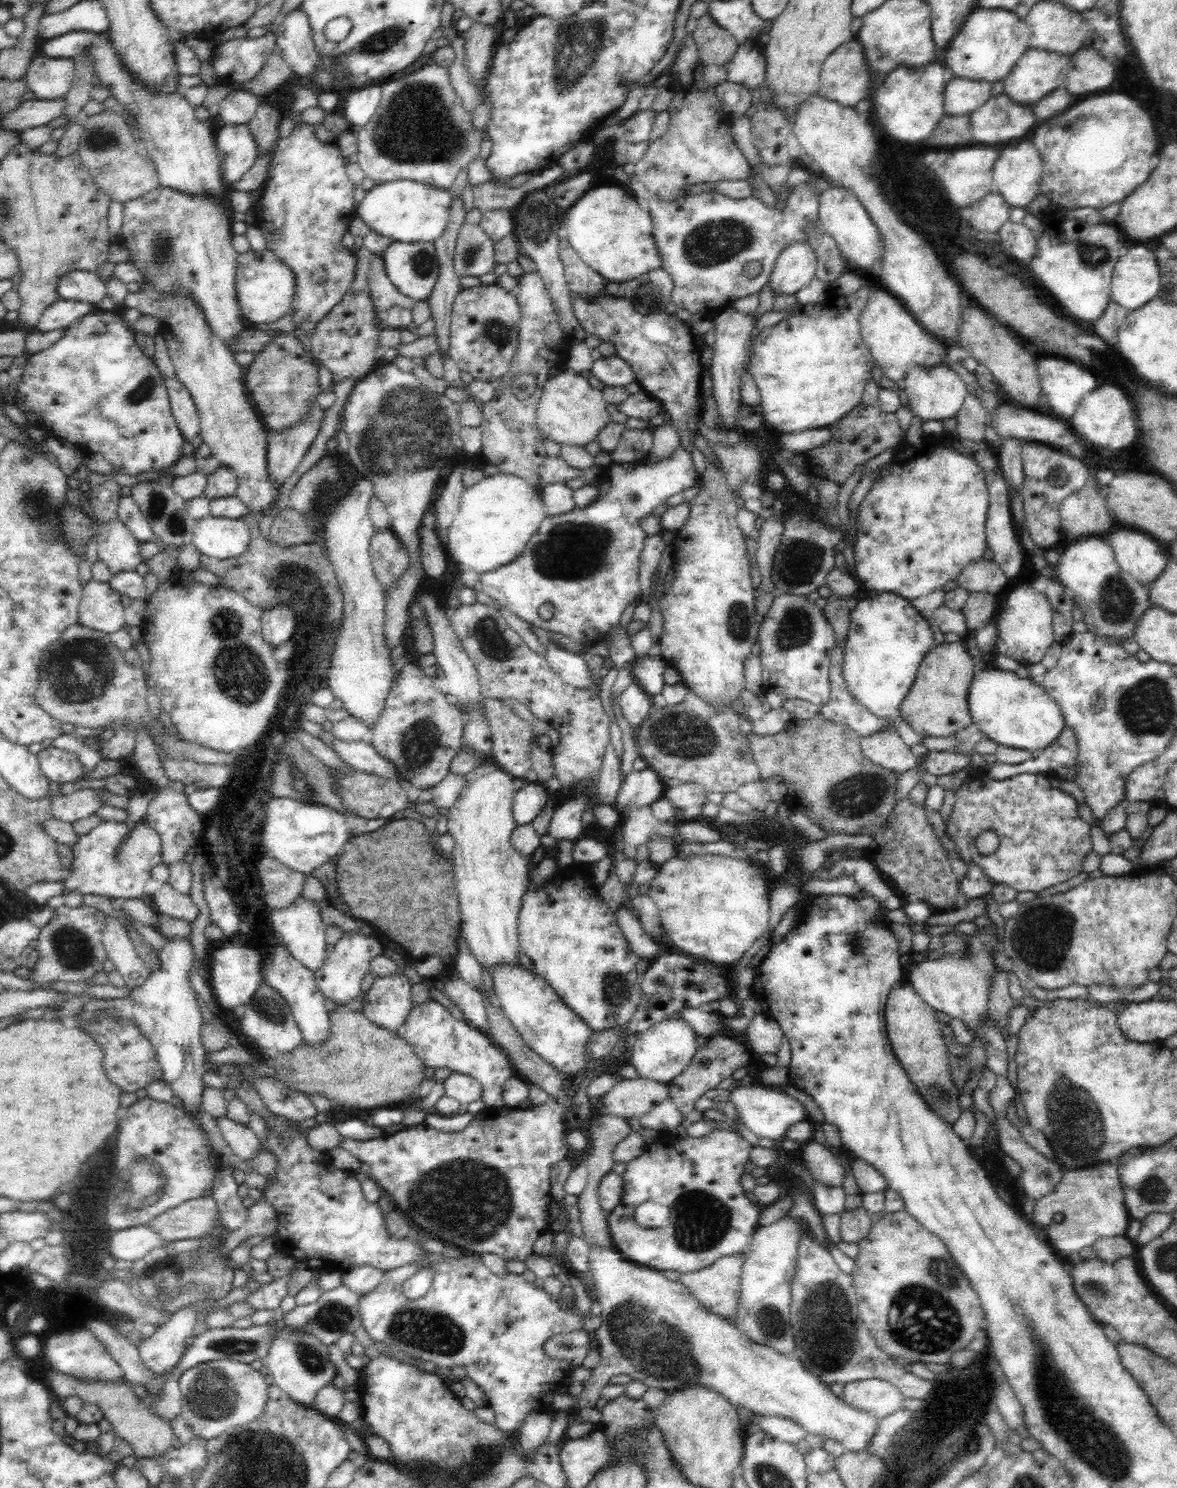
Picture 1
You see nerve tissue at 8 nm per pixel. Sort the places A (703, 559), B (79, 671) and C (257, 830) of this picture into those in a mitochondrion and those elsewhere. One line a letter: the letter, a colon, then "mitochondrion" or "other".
A: other
B: mitochondrion
C: other

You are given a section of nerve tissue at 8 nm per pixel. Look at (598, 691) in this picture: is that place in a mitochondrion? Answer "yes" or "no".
no

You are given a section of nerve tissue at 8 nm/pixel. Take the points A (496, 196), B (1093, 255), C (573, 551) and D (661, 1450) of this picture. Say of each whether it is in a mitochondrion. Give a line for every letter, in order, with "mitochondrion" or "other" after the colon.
A: other
B: mitochondrion
C: mitochondrion
D: other

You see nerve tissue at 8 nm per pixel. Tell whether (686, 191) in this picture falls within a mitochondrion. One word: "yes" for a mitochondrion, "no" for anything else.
no

